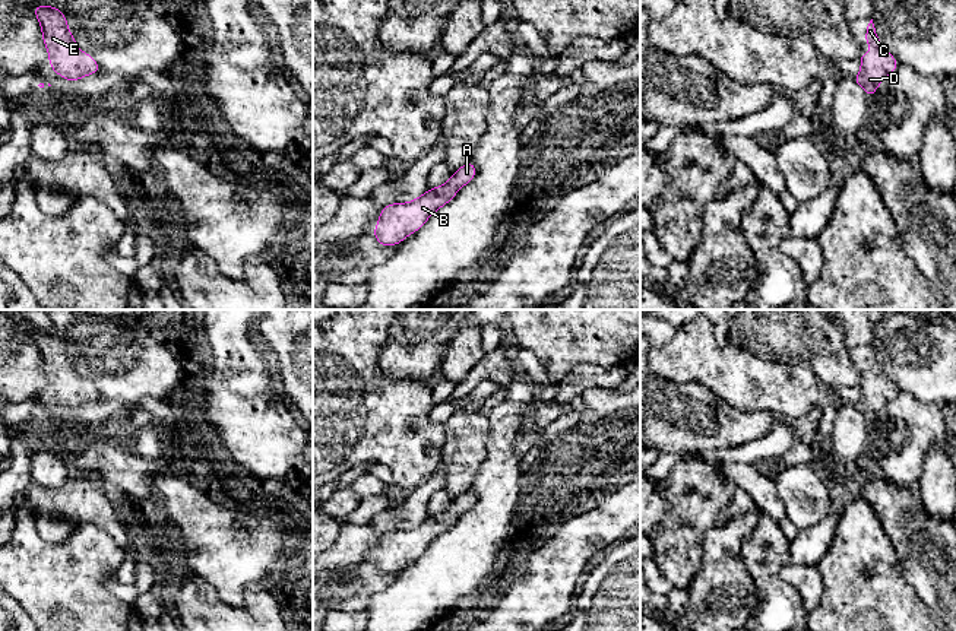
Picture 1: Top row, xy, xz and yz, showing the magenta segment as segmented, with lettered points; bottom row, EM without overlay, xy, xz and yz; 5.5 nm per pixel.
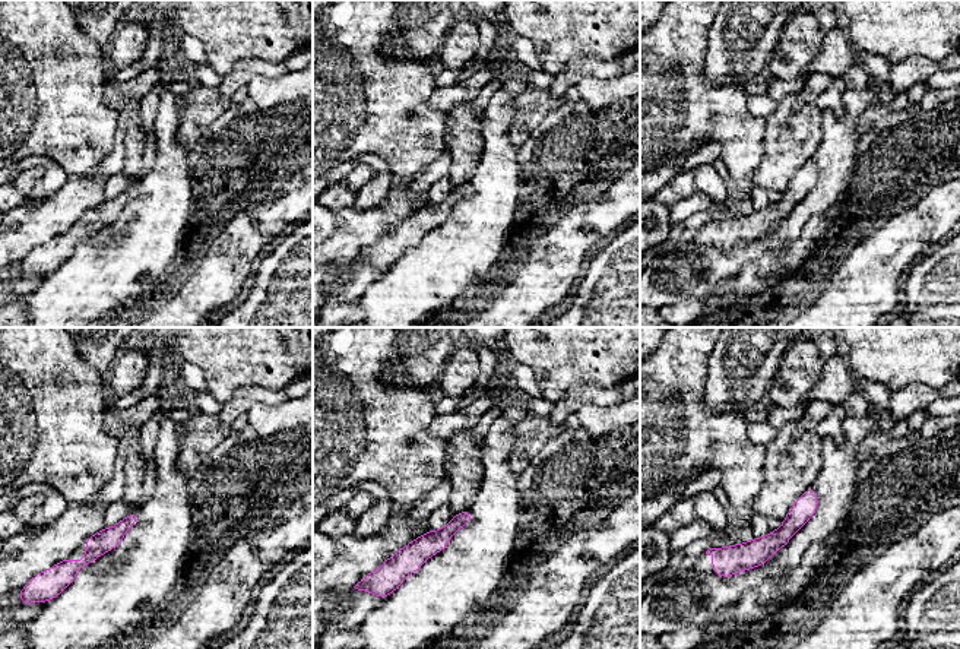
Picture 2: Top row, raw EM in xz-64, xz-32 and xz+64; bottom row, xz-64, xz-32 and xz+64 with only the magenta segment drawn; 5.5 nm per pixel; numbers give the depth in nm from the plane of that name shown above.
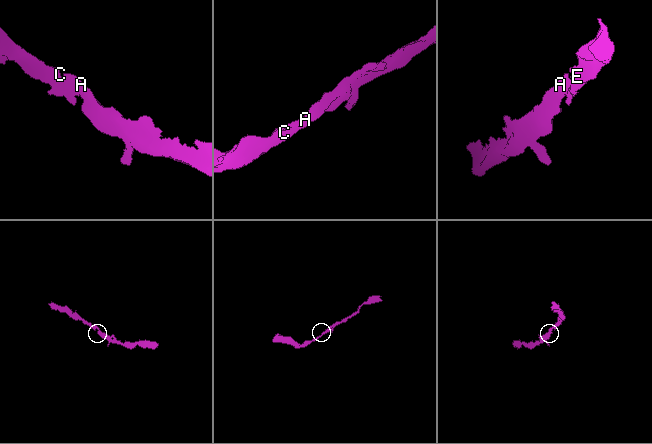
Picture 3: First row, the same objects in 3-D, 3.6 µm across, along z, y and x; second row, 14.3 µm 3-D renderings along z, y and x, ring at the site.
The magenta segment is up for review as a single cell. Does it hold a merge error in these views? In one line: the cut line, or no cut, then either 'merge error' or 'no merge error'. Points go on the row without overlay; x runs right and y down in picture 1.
cut none; no merge error

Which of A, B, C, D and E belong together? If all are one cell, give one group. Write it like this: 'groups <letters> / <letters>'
groups A B C D E

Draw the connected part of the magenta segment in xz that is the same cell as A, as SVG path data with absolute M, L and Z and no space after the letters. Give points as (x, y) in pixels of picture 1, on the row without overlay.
M474 486L458 495L444 513L428 516L422 523L409 530L392 530L383 533L377 554L371 561L382 574L398 573L409 561L424 554L427 546L449 530L462 513L477 502Z

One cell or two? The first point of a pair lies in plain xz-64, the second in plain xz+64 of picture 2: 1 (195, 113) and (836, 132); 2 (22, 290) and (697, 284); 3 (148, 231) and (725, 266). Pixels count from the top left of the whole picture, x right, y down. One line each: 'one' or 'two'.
1: two
2: one
3: two

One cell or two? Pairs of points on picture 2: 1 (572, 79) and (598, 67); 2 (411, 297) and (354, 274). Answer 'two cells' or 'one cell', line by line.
1: one cell
2: two cells

